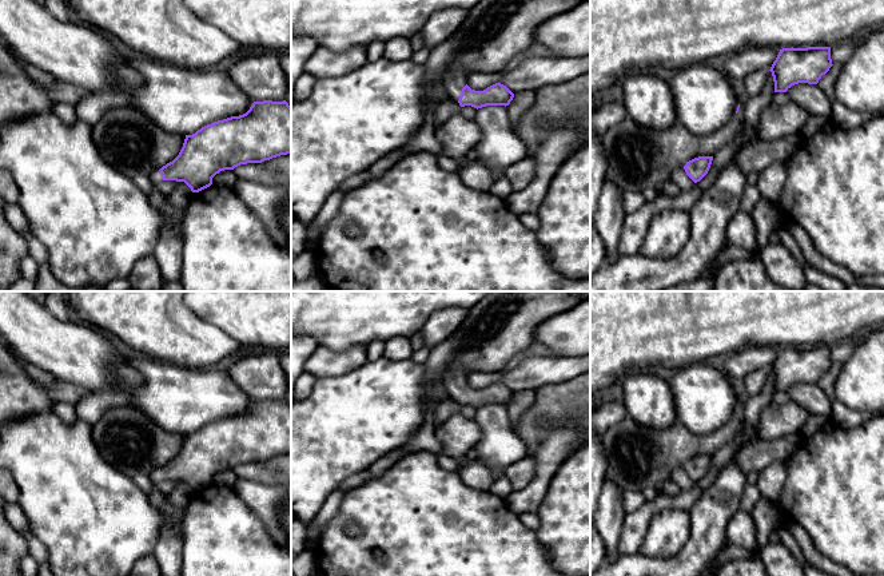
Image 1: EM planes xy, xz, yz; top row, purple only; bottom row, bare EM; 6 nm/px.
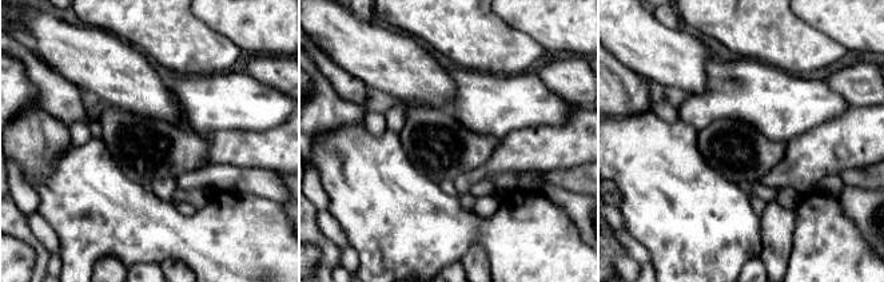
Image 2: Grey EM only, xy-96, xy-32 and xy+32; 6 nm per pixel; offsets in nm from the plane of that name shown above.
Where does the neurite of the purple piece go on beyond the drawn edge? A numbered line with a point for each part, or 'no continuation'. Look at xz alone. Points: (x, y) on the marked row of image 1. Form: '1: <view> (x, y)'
1: xz (454, 79)

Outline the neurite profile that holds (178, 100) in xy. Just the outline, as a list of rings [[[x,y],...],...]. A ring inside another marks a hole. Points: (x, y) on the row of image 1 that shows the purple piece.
[[[144,56],[128,60],[142,76],[136,88],[109,88],[87,95],[75,106],[77,119],[88,126],[96,124],[112,108],[134,107],[148,116],[160,130],[172,135],[192,135],[218,120],[246,114],[252,100],[228,78],[227,71],[186,69]]]

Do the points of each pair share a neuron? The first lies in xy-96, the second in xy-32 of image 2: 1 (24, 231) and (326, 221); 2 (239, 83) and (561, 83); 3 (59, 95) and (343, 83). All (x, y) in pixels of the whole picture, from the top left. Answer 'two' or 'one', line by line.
1: two
2: two
3: one

